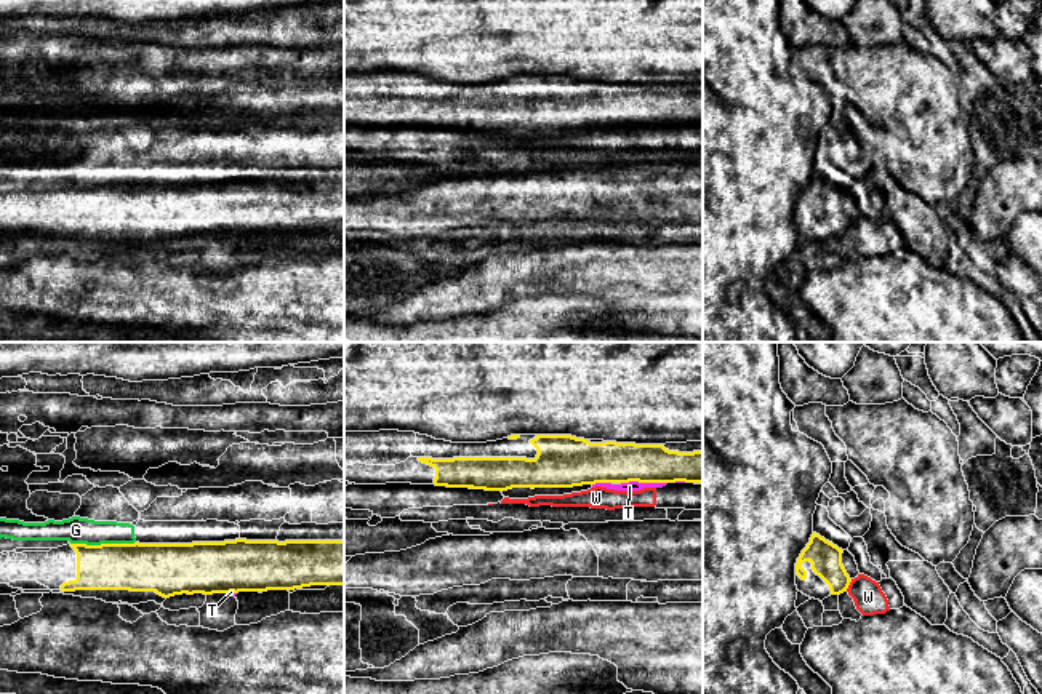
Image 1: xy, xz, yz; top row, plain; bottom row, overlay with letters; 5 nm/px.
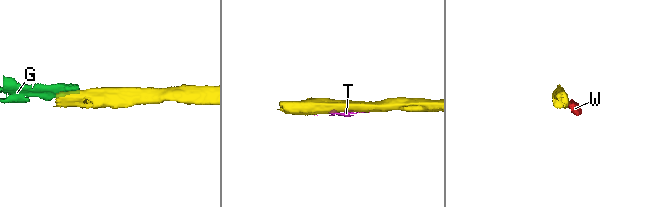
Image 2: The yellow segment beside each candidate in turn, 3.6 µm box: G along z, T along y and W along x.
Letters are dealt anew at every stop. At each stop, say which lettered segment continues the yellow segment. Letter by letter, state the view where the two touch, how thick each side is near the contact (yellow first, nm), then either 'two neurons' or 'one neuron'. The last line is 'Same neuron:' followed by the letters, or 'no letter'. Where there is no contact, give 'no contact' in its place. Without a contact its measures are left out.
G: contact in xy; calibres 240 and 140 nm; two neurons
T: contact in xz; calibres 200 and 50 nm; two neurons
W: contact in yz; calibres 160 and 150 nm; two neurons
Same neuron: no letter

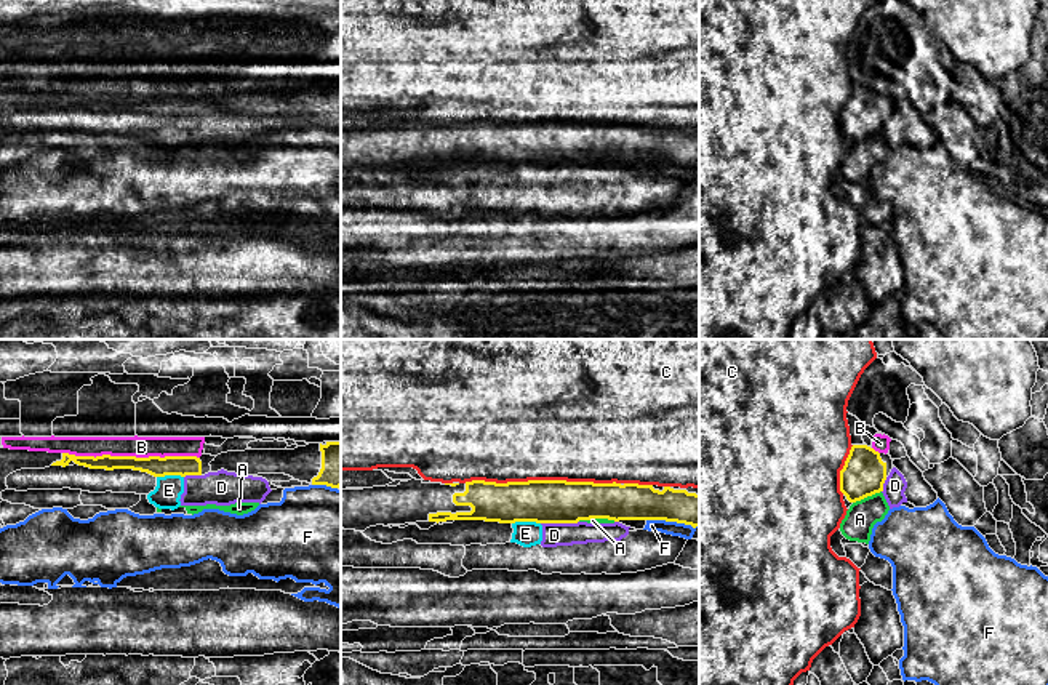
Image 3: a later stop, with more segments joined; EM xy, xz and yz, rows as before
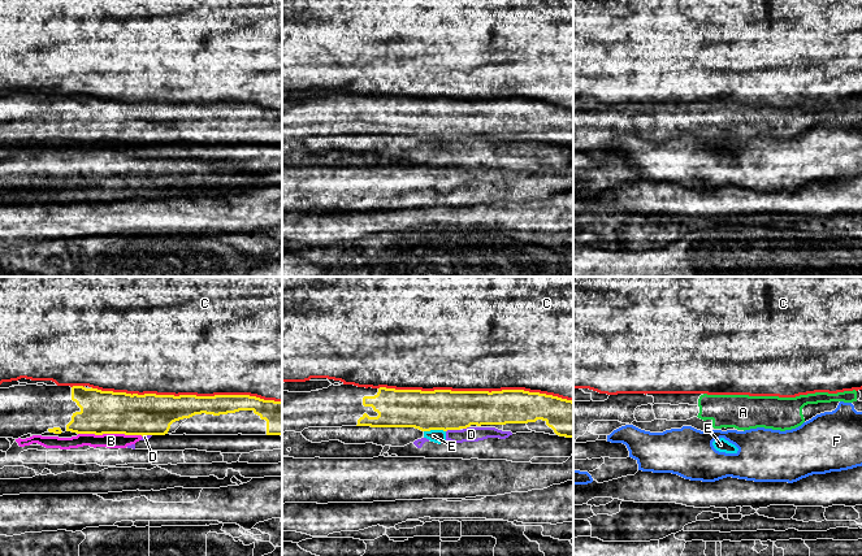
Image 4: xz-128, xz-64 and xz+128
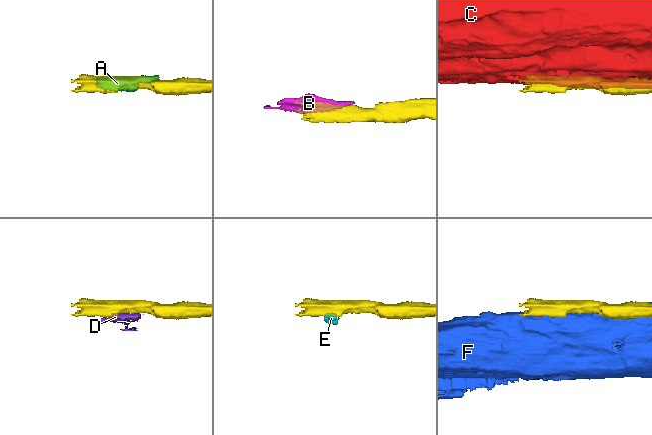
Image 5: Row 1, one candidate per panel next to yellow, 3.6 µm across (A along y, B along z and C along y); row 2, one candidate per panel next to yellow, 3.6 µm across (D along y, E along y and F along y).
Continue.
A: contact in yz; calibres 220 and 150 nm; two neurons
B: contact in xy; calibres 100 and 110 nm; two neurons
C: contact in xz; calibres 220 and 500 nm; two neurons
D: contact in xz; calibres 220 and 120 nm; two neurons
E: contact in xz; calibres 220 and 130 nm; two neurons
F: contact in xz; calibres 190 and 70 nm; two neurons
Same neuron: no letter

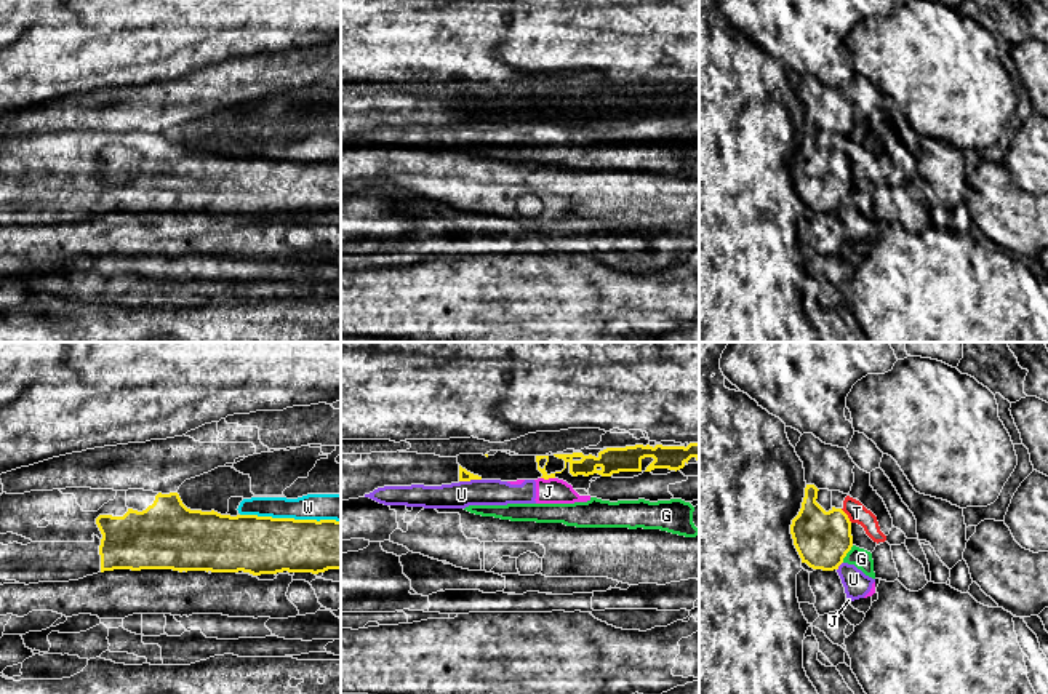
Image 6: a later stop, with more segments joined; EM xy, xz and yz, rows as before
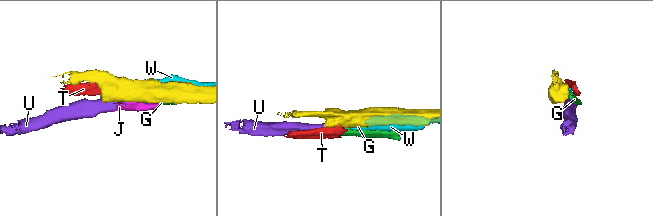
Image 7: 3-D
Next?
G: contact in yz; calibres 280 and 100 nm; two neurons
J: contact in xz; calibres 100 and 130 nm; two neurons
T: contact in yz; calibres 280 and 100 nm; two neurons
U: contact in xz; calibres 60 and 130 nm; two neurons
W: contact in xy; calibres 300 and 130 nm; two neurons
Same neuron: no letter

